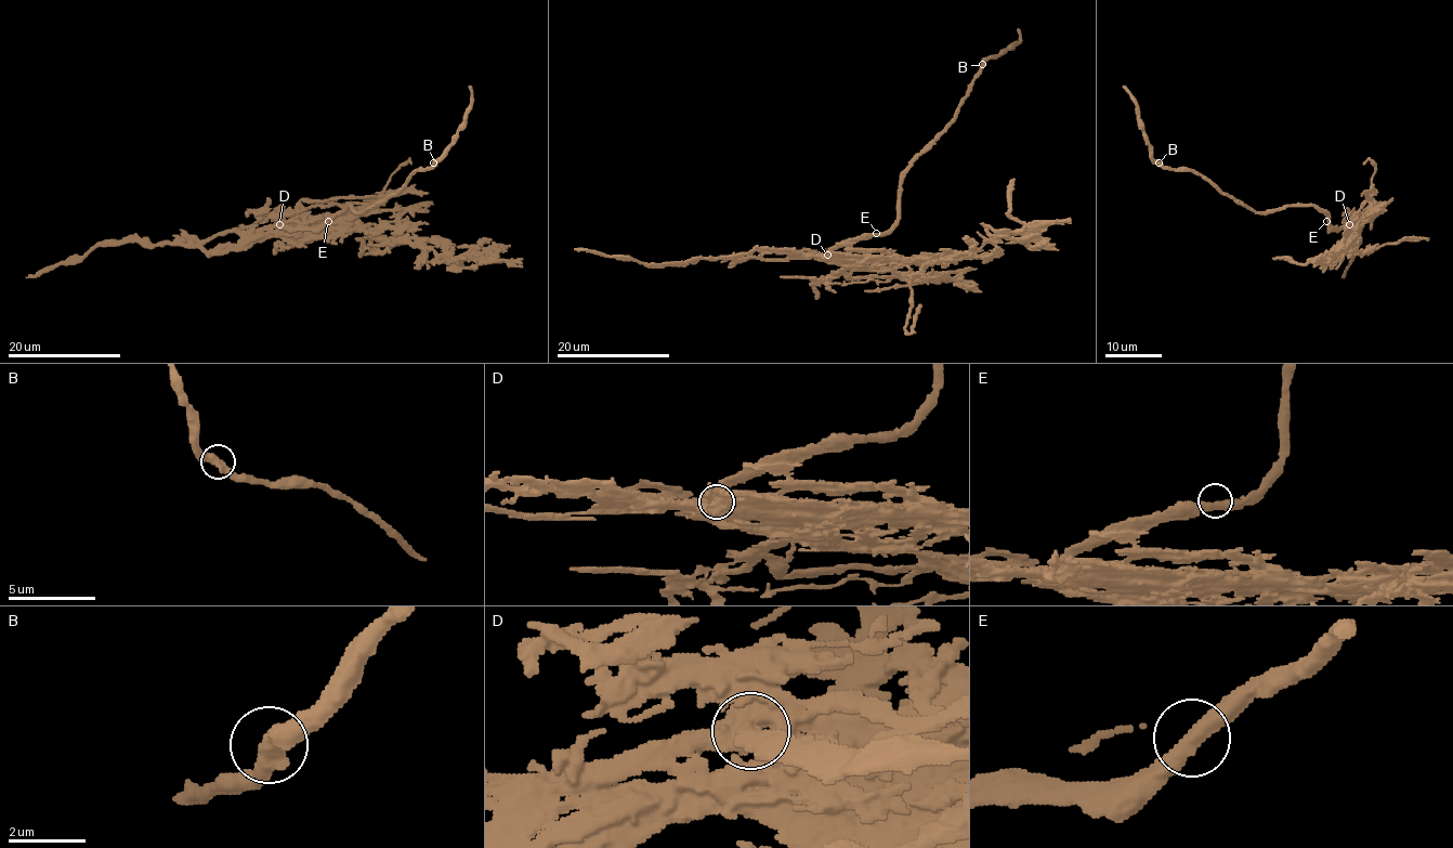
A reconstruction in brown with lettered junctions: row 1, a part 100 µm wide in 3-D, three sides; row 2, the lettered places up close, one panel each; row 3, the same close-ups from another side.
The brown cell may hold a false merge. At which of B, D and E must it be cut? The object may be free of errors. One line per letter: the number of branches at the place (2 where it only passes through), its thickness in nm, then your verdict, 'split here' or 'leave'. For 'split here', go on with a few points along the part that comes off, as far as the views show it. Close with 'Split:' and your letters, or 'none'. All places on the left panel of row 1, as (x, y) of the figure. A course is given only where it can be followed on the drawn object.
B: branches 2; calibre 460 nm; leave
D: branches 2; calibre 700 nm; split here; course (278, 224), (419, 238), (437, 255), (479, 259), (461, 264), (466, 259)
E: branches 2; calibre 420 nm; leave
Split: D

